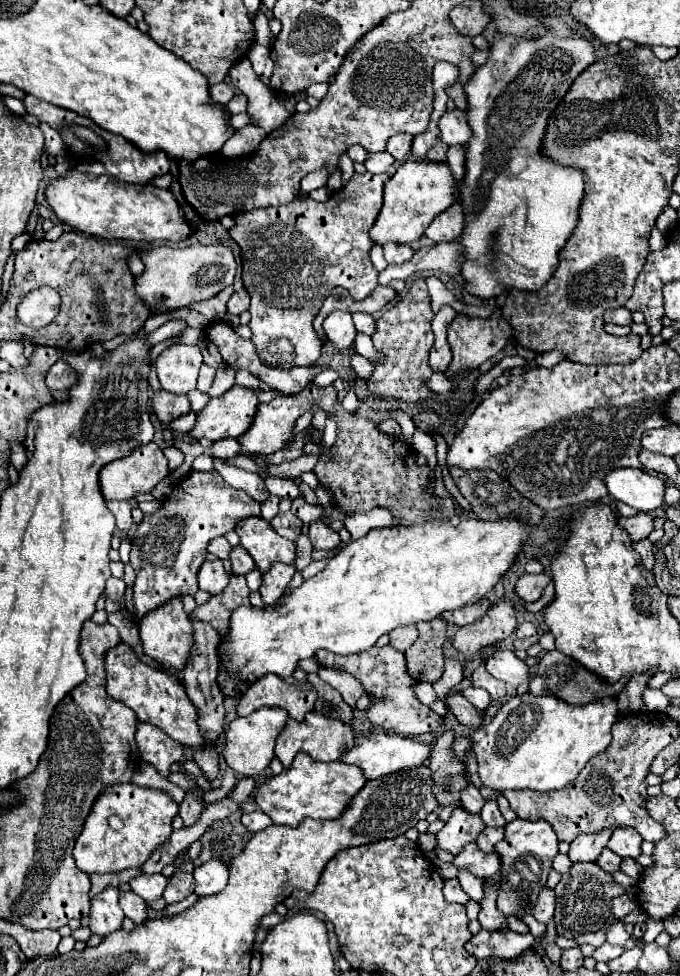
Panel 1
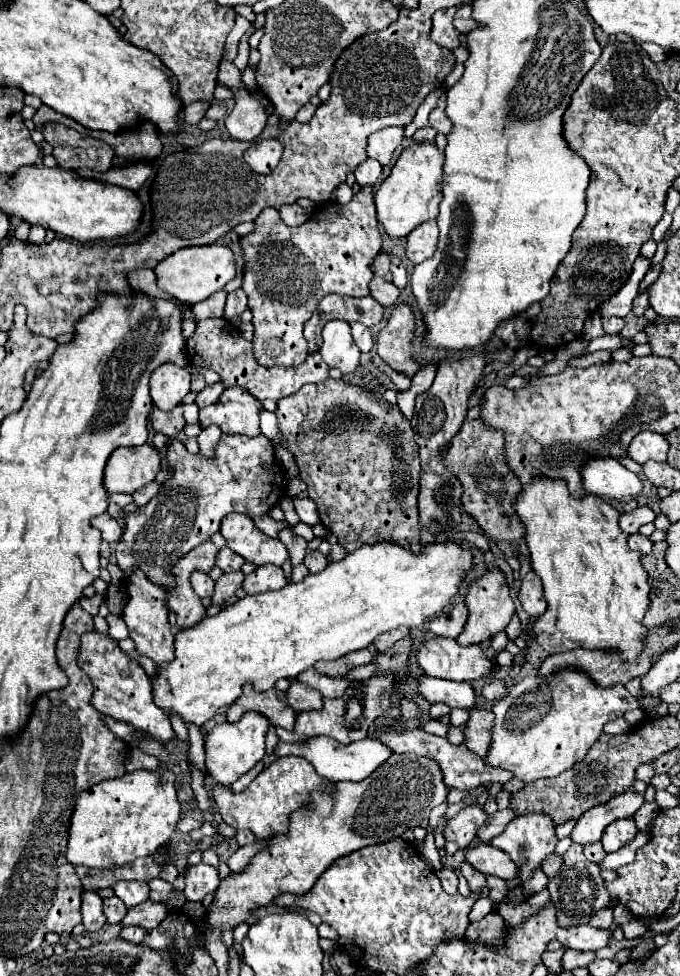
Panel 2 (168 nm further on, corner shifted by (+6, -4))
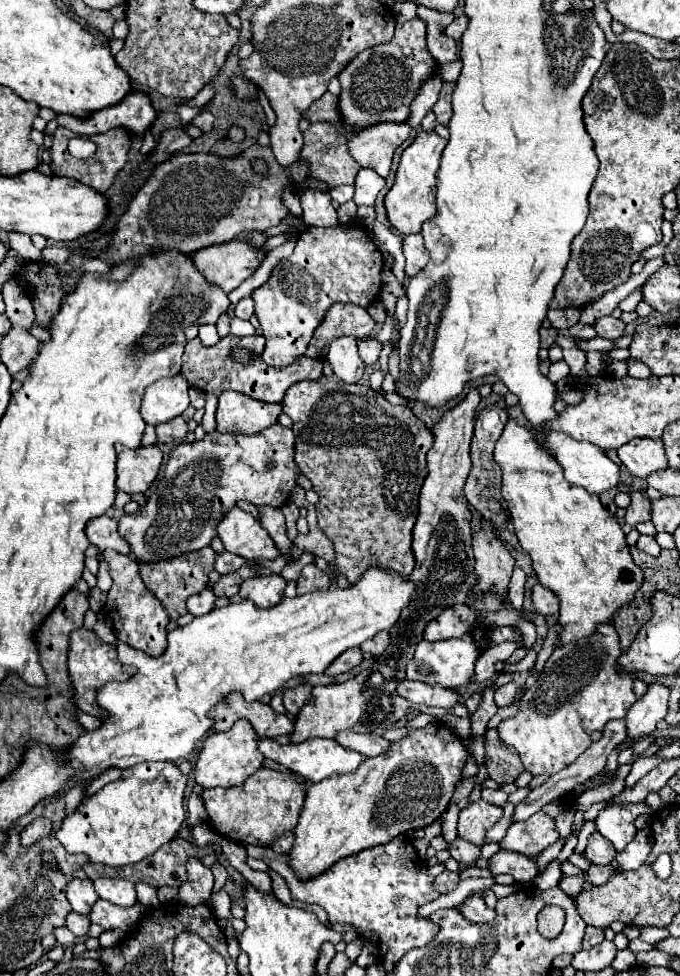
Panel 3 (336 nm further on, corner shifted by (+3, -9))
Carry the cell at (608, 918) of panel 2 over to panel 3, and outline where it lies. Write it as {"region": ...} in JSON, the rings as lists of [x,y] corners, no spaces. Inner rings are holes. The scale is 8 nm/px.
{"region":[[[586,927],[586,935],[582,941],[582,949],[590,949],[594,945],[598,945],[604,939],[604,931],[596,929],[596,927]]]}

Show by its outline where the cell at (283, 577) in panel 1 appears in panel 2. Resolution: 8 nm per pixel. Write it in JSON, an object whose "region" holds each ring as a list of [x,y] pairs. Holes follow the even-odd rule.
{"region":[[[267,564],[259,566],[253,574],[245,576],[243,590],[247,594],[261,594],[261,592],[271,592],[271,590],[281,590],[287,584],[283,570],[279,566]]]}

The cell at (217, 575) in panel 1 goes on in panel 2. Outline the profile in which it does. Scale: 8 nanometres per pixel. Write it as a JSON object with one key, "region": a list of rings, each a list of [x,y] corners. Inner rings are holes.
{"region":[[[193,572],[191,576],[191,586],[193,590],[197,592],[199,598],[207,598],[207,596],[213,596],[213,586],[215,582],[209,578],[209,574],[205,572]]]}

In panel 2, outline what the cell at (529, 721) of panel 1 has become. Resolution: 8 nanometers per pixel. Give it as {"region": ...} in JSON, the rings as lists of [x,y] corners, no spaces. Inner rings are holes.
{"region":[[[577,670],[557,672],[547,678],[525,676],[509,688],[505,698],[493,704],[495,726],[485,762],[491,768],[513,772],[525,784],[557,776],[585,758],[609,720],[621,718],[631,708],[639,708],[639,702],[623,684],[599,688]]]}

